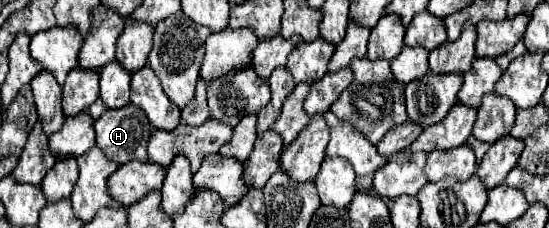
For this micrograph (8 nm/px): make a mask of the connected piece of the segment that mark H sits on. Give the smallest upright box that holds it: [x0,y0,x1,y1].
[96,104,150,164]

